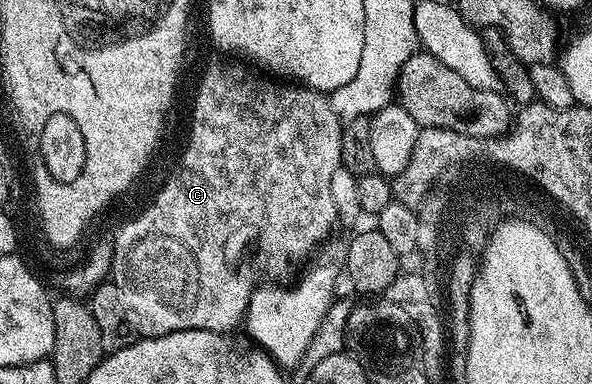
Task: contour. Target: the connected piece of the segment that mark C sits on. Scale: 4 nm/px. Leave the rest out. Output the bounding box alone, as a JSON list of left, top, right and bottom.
[109,66,344,337]

